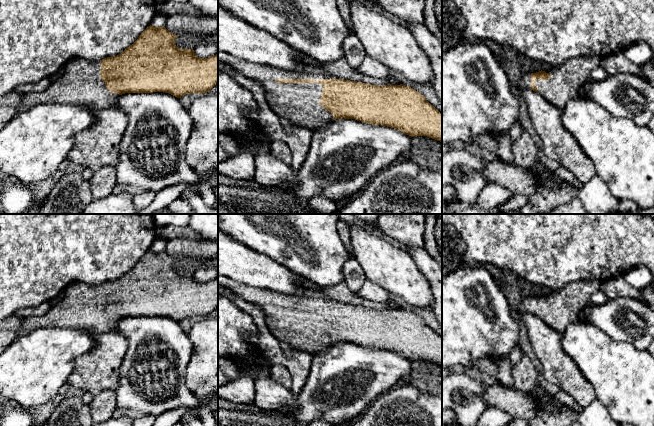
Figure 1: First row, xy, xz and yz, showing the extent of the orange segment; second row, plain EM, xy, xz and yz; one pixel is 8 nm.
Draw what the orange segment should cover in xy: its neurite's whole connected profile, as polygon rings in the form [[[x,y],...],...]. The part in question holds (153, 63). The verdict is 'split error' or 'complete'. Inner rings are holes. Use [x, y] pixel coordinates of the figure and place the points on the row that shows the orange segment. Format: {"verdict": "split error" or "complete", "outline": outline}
{"verdict": "split error", "outline": [[[150,25],[132,45],[117,56],[107,57],[97,62],[82,59],[70,60],[64,65],[63,75],[59,79],[51,81],[46,90],[24,94],[17,113],[39,104],[69,104],[101,110],[116,107],[118,97],[125,93],[165,92],[181,98],[186,94],[209,92],[218,83],[218,53],[208,58],[198,58],[194,50],[180,49],[175,45],[178,36],[164,26],[154,27]]]}

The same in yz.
{"verdict": "split error", "outline": [[[581,56],[568,59],[549,71],[526,74],[524,86],[538,92],[553,106],[563,109],[579,94],[582,85],[590,80],[590,73],[599,67],[600,56]]]}

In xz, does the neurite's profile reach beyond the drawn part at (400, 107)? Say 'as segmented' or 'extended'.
extended

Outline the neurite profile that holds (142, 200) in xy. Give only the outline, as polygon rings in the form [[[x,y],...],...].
[[[145,190],[139,194],[133,195],[133,202],[138,210],[148,207],[156,197],[156,192]]]

